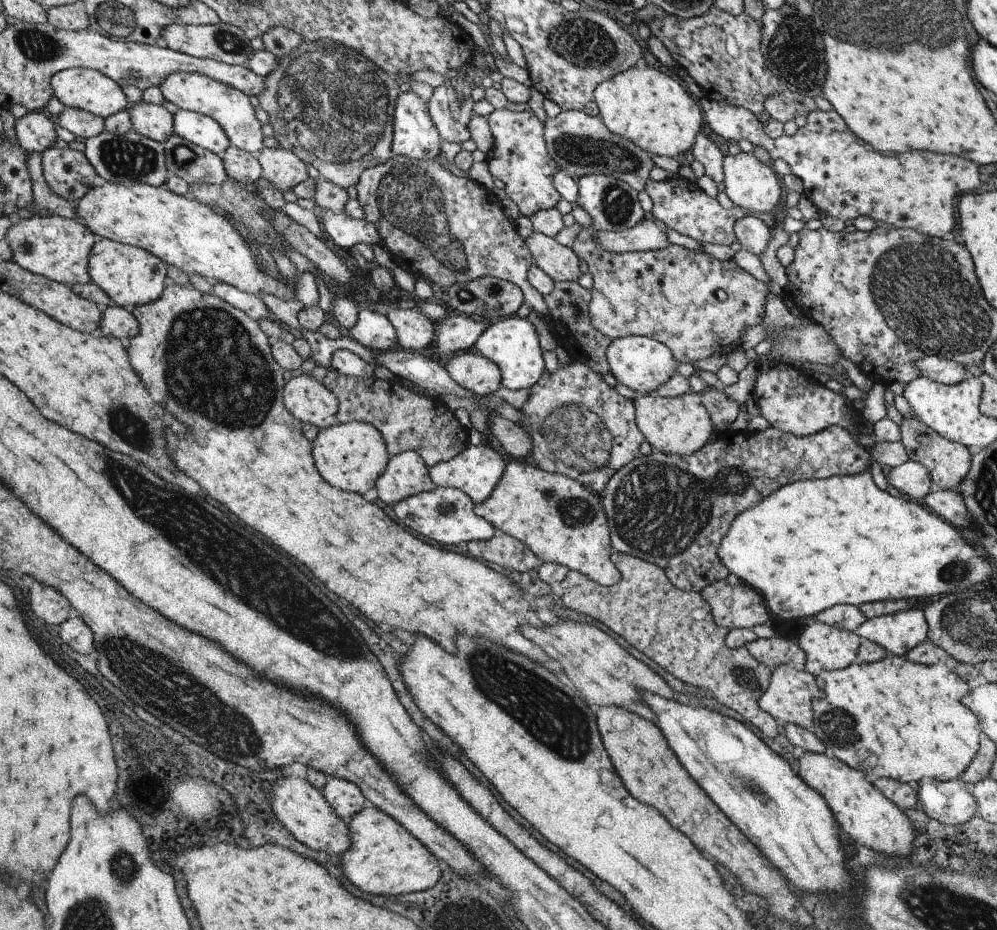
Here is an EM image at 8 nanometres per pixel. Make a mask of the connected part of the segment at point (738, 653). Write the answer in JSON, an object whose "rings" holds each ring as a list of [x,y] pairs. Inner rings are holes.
{"rings":[[[614,552],[611,560],[620,572],[621,580],[609,588],[569,570],[562,582],[564,606],[601,622],[672,676],[704,689],[718,702],[738,712],[766,737],[776,738],[776,719],[758,705],[768,689],[771,669],[757,662],[745,646],[736,649],[726,646],[729,630],[714,623],[710,604],[700,593],[676,588],[662,568],[639,557]]]}

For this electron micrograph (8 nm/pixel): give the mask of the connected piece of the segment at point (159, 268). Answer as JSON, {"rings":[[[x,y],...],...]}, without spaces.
{"rings":[[[103,239],[94,244],[90,254],[89,275],[91,281],[102,288],[115,305],[137,308],[158,301],[158,298],[162,297],[162,290],[165,290],[166,264],[141,247]]]}

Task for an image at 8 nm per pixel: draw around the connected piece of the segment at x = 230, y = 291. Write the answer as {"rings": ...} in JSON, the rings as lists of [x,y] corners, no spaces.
{"rings":[[[219,281],[213,282],[212,295],[225,300],[225,302],[237,307],[238,310],[244,311],[245,314],[249,315],[254,321],[271,317],[266,304],[264,304],[260,296],[237,290],[230,284]]]}

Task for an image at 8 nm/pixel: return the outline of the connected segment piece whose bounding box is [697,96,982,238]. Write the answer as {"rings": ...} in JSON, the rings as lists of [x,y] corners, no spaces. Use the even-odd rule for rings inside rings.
{"rings":[[[703,96],[697,98],[703,112],[705,122],[719,136],[736,143],[746,139],[754,146],[760,146],[774,159],[782,159],[790,165],[792,175],[800,178],[804,185],[803,196],[814,203],[822,216],[832,216],[844,223],[856,220],[859,216],[868,216],[876,224],[888,227],[910,228],[928,237],[943,238],[956,226],[956,202],[958,197],[976,190],[980,185],[979,166],[970,160],[956,155],[934,153],[926,150],[910,150],[901,154],[880,153],[871,149],[854,132],[846,122],[834,111],[822,112],[819,109],[807,115],[807,124],[798,128],[794,136],[780,136],[772,140],[764,132],[765,125],[758,122],[754,114],[746,108],[728,106],[708,100]]]}

